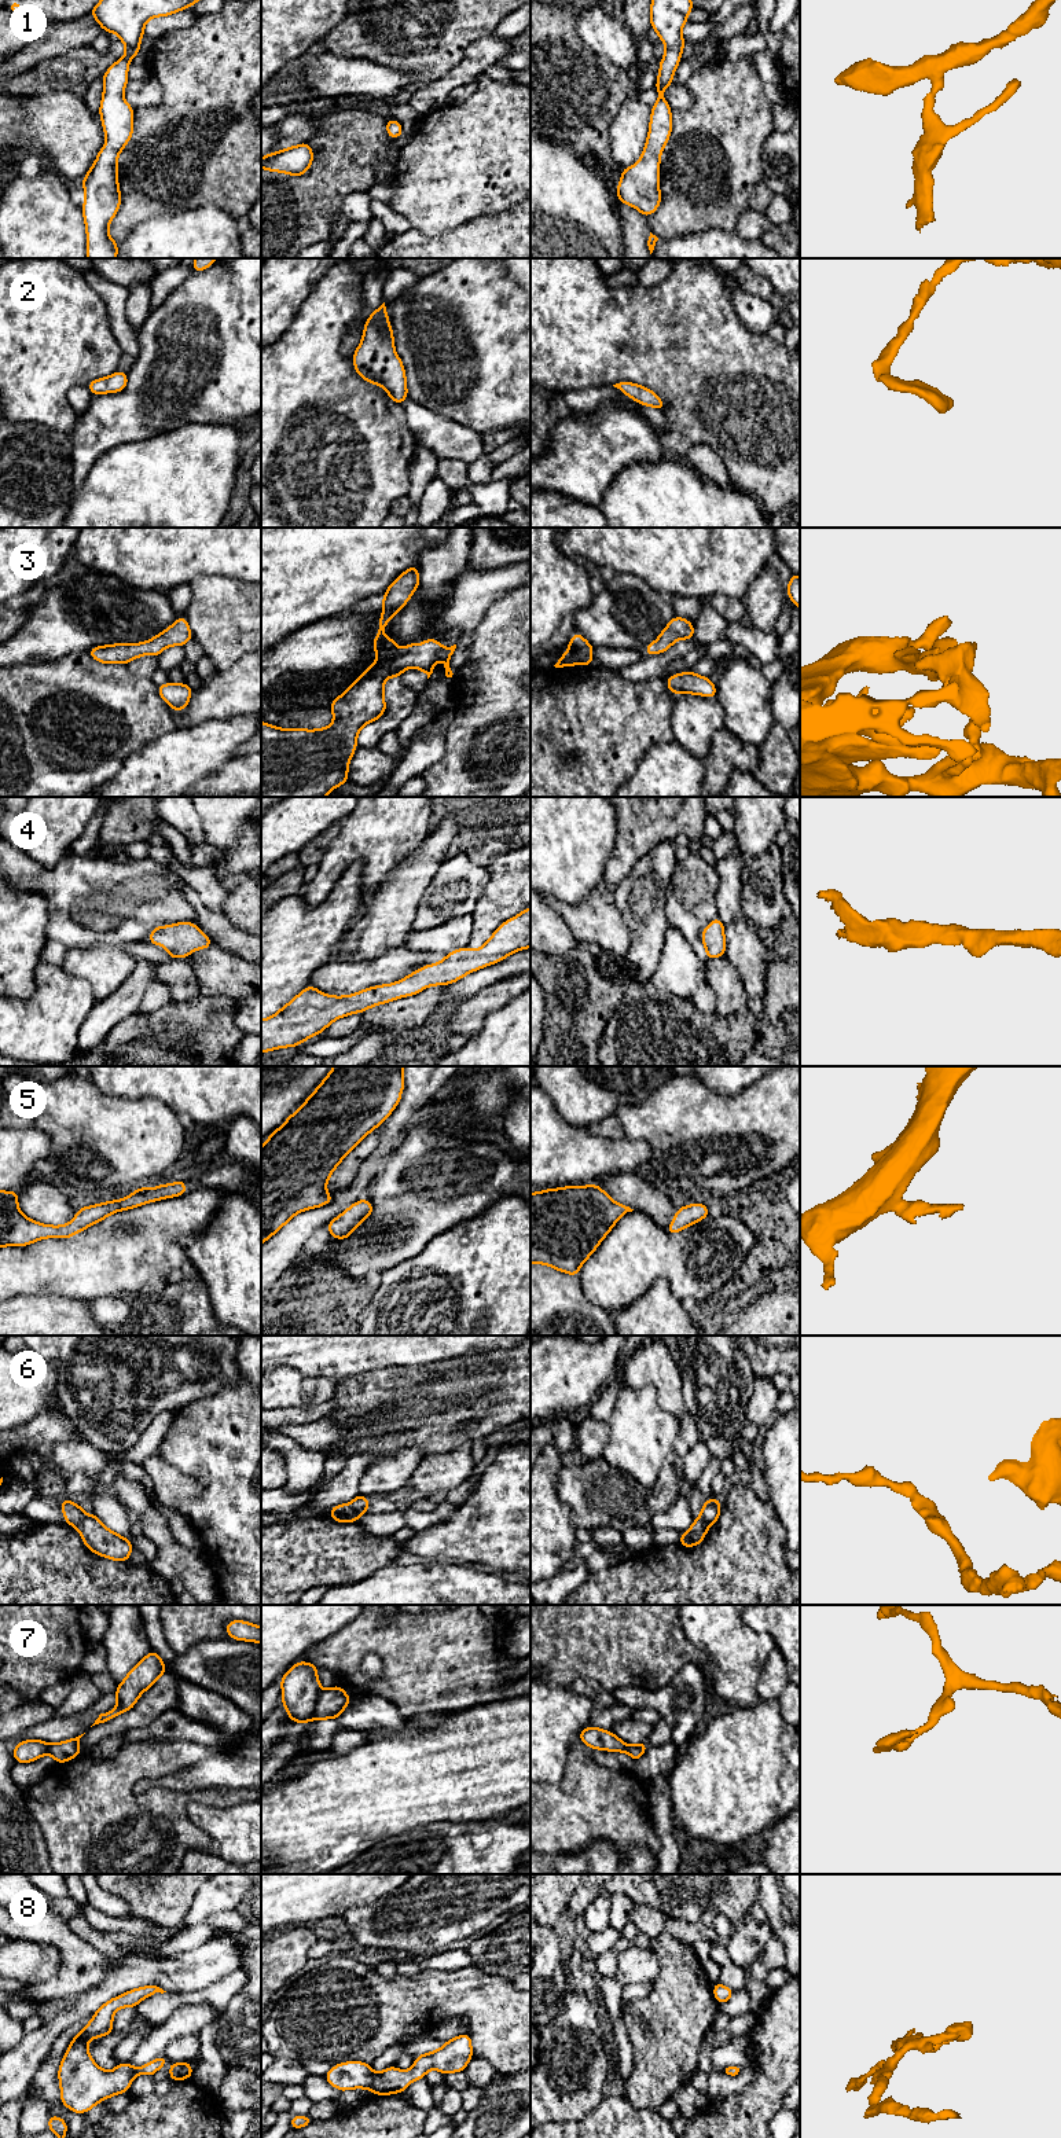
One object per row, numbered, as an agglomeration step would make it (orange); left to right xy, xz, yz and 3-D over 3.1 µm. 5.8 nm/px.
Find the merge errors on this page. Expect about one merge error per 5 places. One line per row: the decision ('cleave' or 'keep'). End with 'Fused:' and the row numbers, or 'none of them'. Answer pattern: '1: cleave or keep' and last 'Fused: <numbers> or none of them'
1: keep
2: keep
3: keep
4: keep
5: keep
6: cleave
7: cleave
8: keep
Fused: 6, 7

